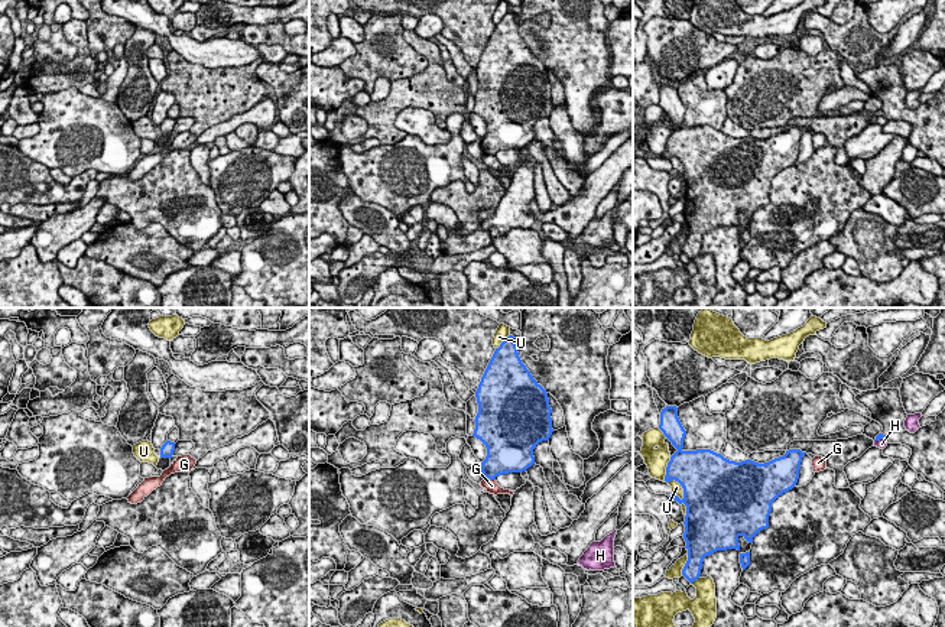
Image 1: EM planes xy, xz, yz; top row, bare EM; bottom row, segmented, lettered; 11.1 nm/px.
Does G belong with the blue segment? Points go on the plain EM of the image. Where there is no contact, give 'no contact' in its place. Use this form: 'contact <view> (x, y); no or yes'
contact xz (490, 155); no

